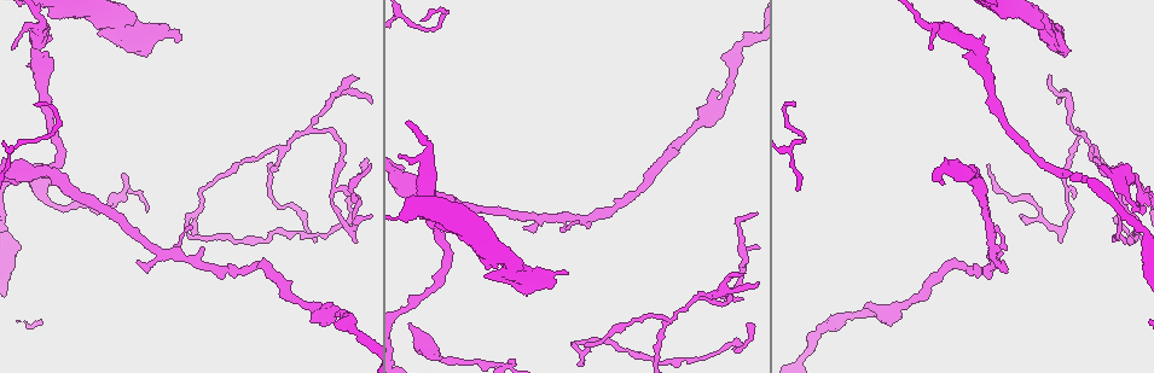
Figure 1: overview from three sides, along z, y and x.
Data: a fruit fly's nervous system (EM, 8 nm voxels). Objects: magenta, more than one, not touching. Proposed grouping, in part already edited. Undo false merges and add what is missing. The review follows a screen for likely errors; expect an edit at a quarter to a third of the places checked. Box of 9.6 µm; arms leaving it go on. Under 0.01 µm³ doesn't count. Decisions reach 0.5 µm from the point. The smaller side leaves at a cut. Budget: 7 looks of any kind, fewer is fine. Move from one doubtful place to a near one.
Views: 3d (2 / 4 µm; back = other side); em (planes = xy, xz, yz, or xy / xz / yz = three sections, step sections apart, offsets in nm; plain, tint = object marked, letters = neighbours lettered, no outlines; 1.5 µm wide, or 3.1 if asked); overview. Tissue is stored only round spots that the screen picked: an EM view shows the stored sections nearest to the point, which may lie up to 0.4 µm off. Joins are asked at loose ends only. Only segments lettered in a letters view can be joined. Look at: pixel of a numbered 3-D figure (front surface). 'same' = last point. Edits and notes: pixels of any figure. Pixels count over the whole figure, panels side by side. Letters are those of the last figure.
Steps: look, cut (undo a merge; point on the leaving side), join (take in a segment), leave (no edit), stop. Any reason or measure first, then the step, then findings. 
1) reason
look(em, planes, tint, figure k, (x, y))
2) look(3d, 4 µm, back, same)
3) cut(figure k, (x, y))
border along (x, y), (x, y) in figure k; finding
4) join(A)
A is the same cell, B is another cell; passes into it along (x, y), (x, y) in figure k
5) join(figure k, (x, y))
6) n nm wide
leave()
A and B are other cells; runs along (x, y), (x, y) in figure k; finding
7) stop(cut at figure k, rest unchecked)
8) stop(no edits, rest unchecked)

branch stops here
look(3d, 4 µm, back, figure 1, (745, 273))

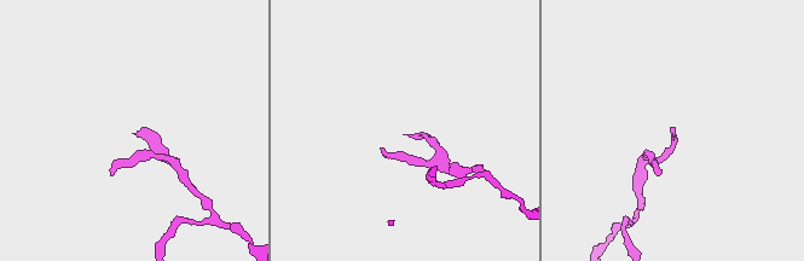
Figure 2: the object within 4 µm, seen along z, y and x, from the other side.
look(em, planes, tint, figure 2, (136, 134))

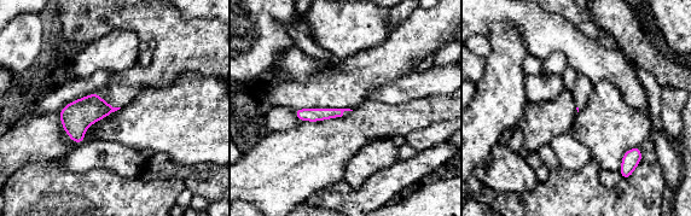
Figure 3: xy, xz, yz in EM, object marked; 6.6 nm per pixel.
look(em, planes, letters, same)

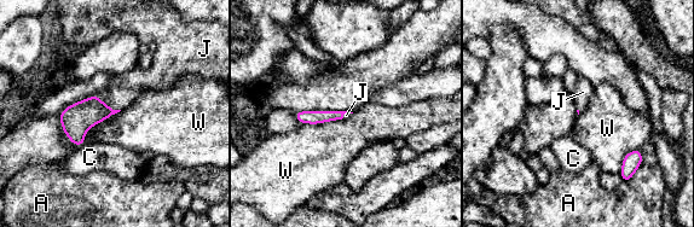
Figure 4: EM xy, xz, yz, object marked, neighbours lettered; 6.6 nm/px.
join(J)
J is the same cell, A, C and W are other cells; passes into it along (77, 118), (108, 105), (123, 89) in figure 4; the neuron continues

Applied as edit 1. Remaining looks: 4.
tapers out
look(em, planes, letters, figure 1, (794, 105))

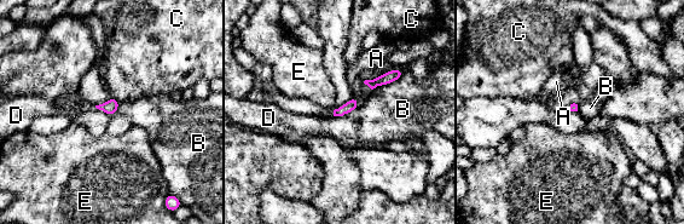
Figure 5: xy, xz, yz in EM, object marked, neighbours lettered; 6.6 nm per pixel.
leave()
A, B, C, D and E are other cells; border along (404, 72), (372, 90) in figure 5; none of them fits

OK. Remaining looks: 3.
stop(join at figure 4, rest unchecked)

